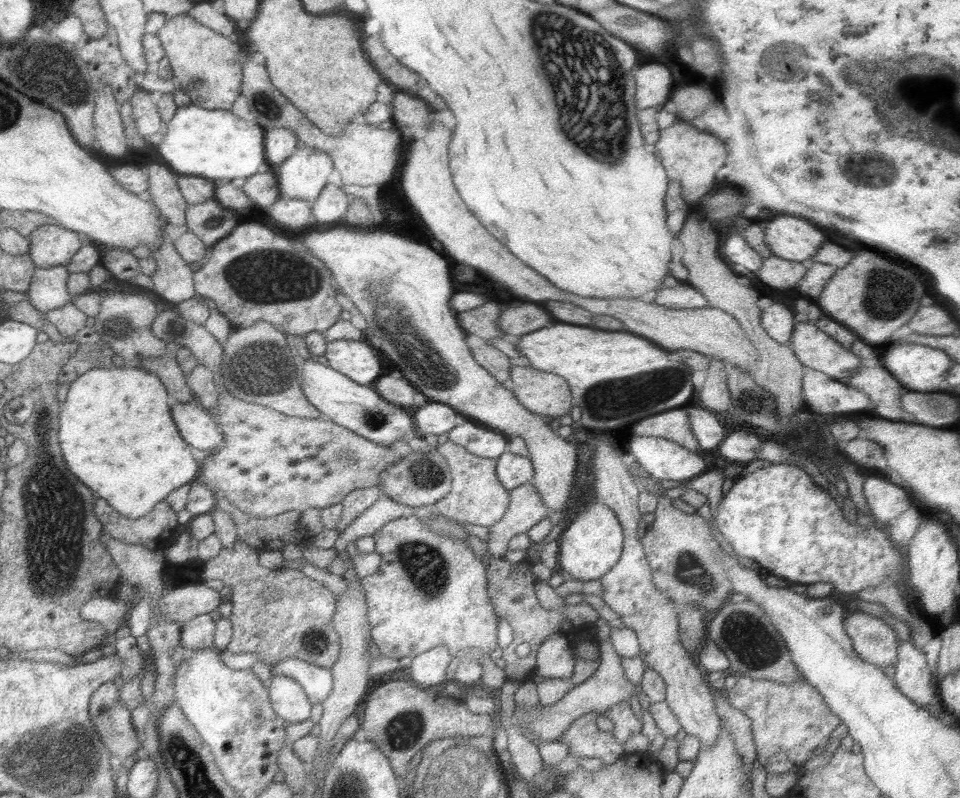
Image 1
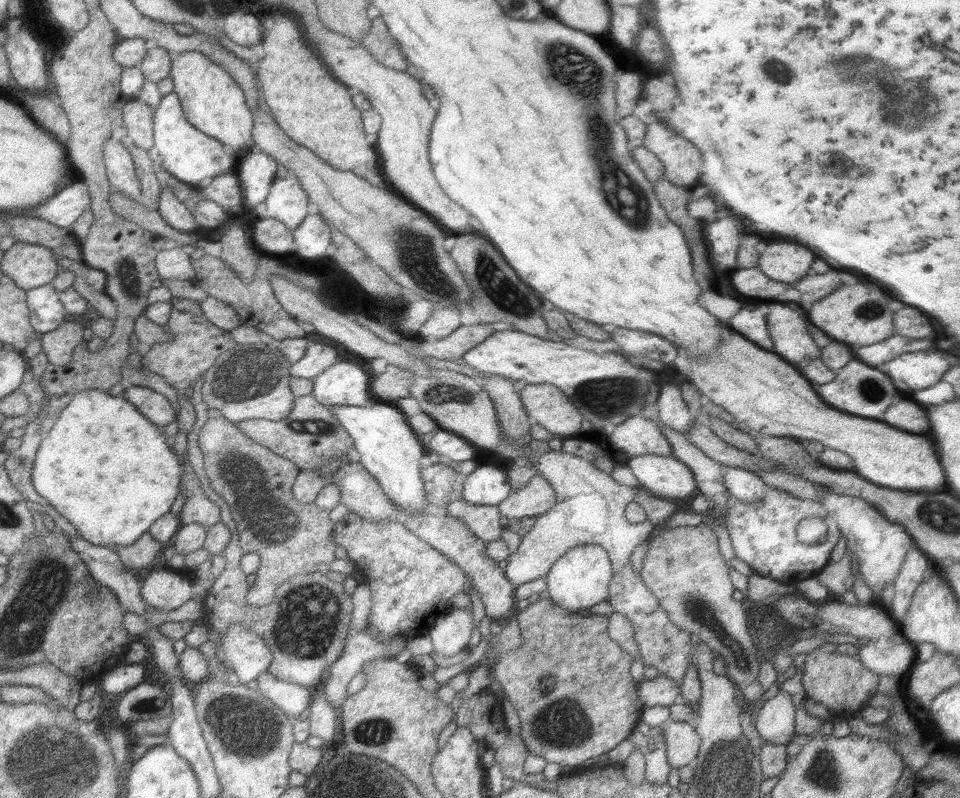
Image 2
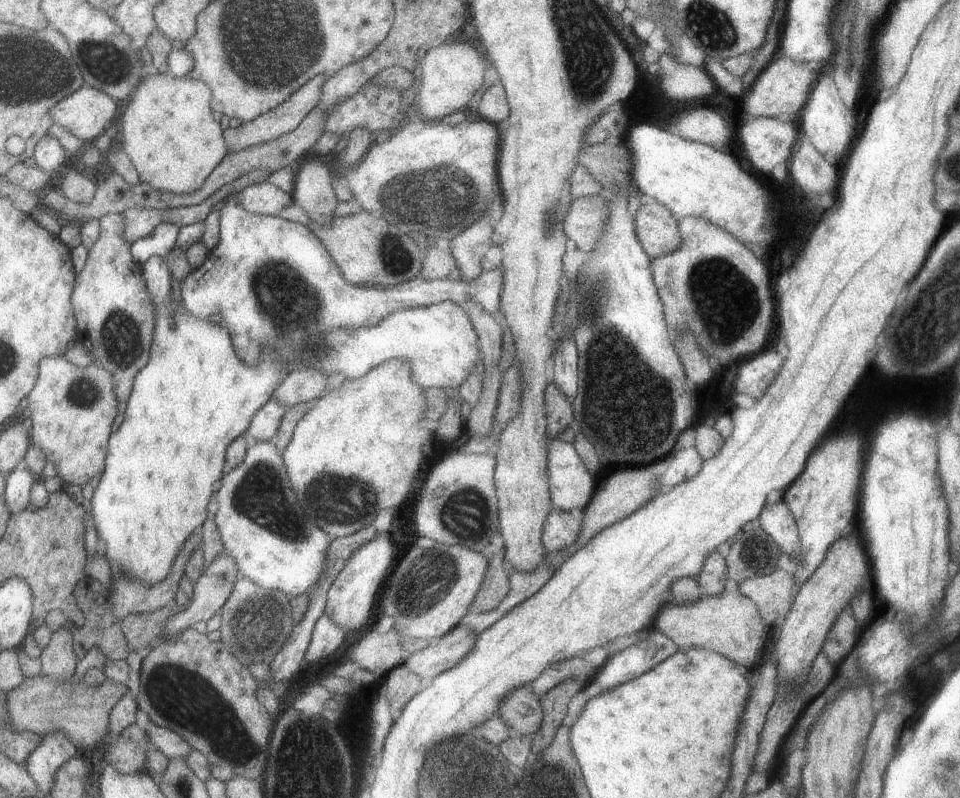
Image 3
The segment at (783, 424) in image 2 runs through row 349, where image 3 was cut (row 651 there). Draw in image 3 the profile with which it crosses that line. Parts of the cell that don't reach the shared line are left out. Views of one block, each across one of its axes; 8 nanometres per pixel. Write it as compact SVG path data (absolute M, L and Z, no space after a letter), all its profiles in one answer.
M723 592L723 594L705 594L693 602L673 602L667 600L659 606L651 620L651 628L671 638L679 650L687 648L707 648L729 660L733 660L743 672L751 670L761 658L761 650L767 638L769 626L761 624L753 602L741 594Z

